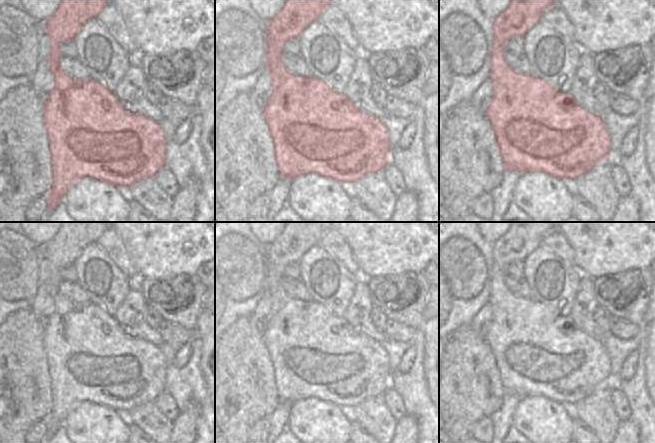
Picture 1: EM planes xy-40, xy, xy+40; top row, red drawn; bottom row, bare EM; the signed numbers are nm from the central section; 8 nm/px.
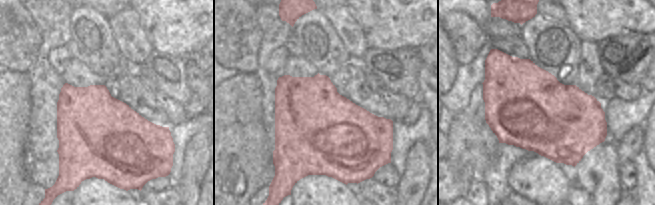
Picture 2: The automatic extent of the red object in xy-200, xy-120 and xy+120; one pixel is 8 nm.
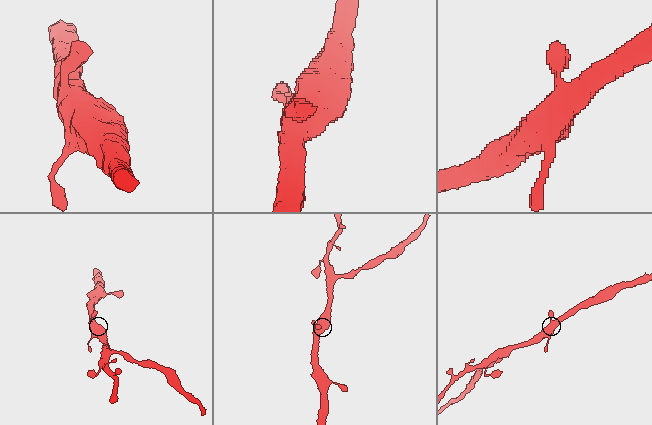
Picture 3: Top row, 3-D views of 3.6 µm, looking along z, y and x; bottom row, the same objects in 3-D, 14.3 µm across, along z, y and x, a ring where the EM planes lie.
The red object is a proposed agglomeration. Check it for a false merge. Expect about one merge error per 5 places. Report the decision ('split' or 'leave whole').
leave whole

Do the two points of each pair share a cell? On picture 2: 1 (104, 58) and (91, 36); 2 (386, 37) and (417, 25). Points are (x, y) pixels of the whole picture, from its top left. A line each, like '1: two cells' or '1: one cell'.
1: one cell
2: one cell

